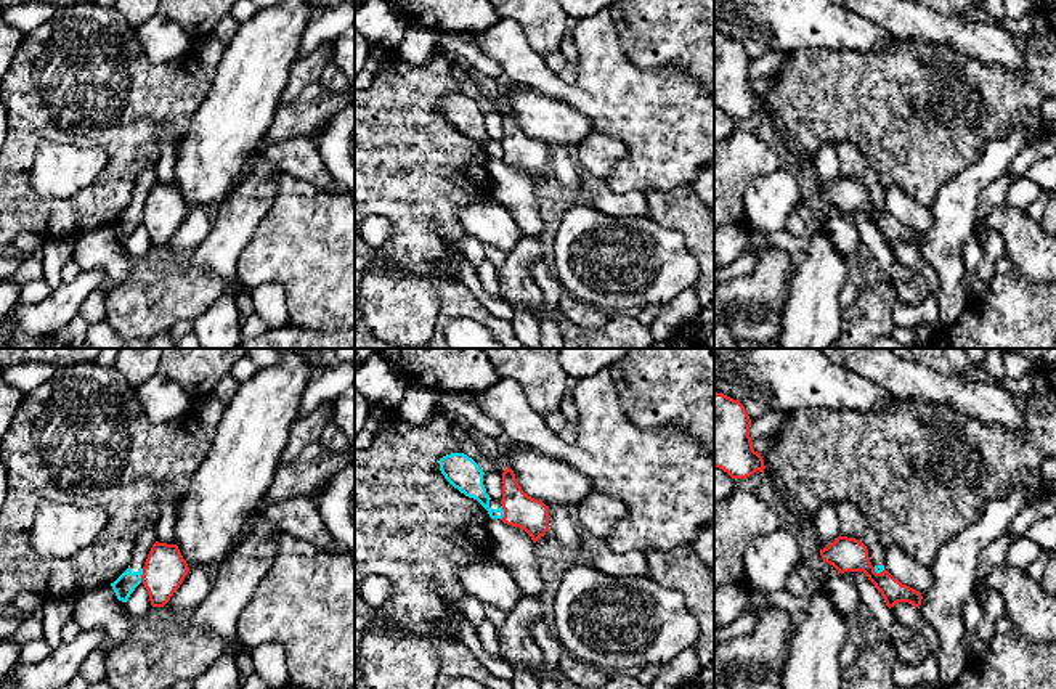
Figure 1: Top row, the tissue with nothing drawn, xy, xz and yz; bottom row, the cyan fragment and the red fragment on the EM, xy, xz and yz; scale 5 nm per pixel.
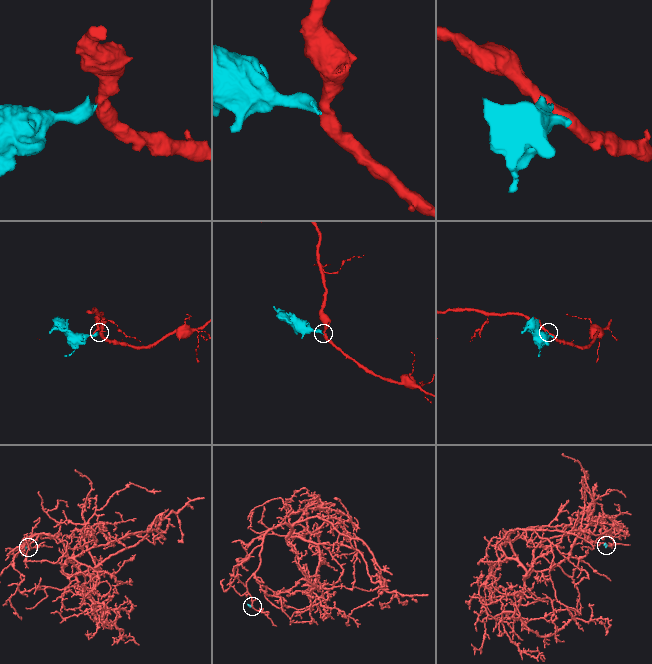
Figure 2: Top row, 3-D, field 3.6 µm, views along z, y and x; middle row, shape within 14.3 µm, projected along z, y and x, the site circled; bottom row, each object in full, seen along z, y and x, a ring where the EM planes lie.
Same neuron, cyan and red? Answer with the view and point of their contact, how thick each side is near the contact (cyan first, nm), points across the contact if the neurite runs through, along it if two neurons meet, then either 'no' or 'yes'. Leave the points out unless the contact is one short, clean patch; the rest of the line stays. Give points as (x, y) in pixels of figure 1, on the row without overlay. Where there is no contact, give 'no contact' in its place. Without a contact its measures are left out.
meets cyan in xy at (142, 214); 100 nm thick on the cyan side, 220 nm on the other; border along xy (143, 209), (140, 222); no

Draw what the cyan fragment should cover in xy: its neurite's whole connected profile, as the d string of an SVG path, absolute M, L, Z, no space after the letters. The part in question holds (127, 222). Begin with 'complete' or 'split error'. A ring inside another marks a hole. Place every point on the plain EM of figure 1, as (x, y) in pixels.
split error; M148 165L136 178L128 209L111 223L119 241L127 243L135 228L141 223L143 207L152 185L157 181L156 165Z

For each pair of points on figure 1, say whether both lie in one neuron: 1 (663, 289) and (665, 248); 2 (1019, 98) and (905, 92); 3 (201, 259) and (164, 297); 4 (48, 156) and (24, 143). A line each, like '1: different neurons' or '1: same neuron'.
1: same neuron
2: same neuron
3: different neurons
4: different neurons

